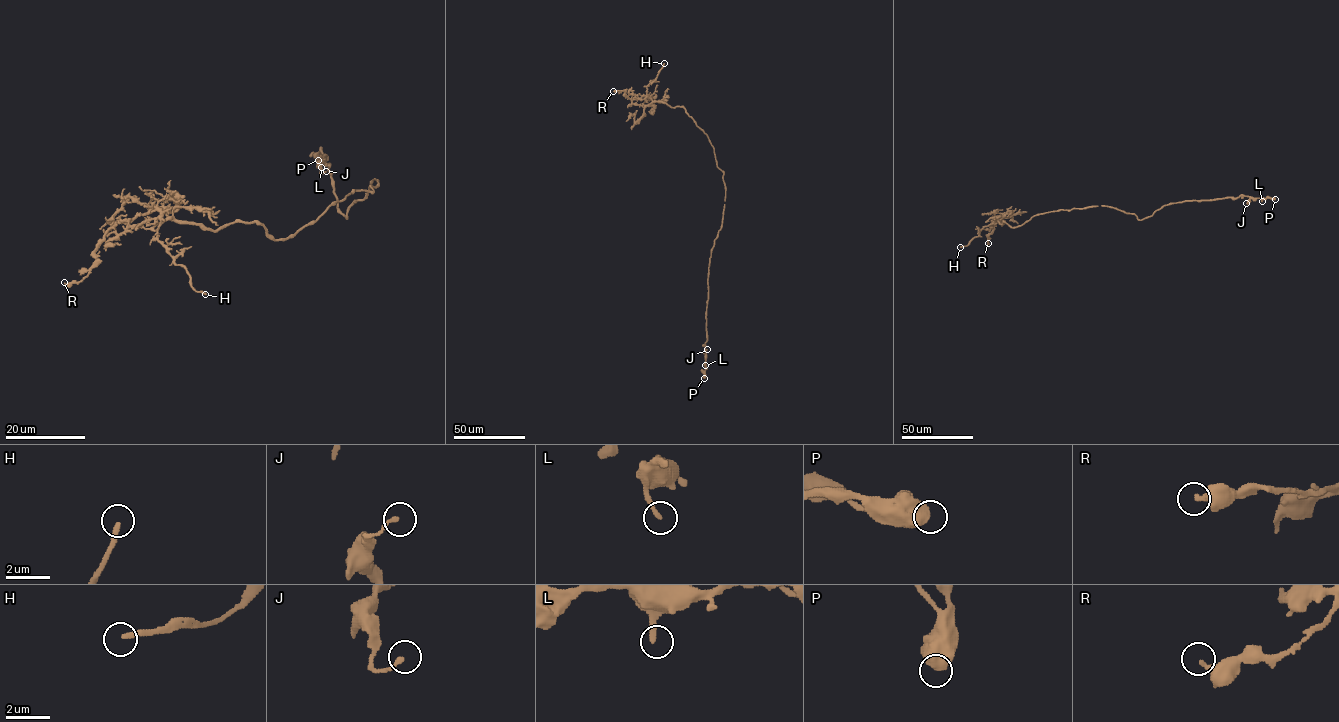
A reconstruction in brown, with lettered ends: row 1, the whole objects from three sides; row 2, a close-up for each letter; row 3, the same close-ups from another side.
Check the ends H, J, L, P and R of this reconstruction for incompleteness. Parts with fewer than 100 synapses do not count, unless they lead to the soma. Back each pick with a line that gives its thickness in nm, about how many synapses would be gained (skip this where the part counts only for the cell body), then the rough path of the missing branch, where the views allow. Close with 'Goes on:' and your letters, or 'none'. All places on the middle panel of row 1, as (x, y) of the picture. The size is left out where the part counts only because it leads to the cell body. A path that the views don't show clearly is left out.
H: 240 nm | (664, 63), (668, 42), (647, 76)
Goes on: H

